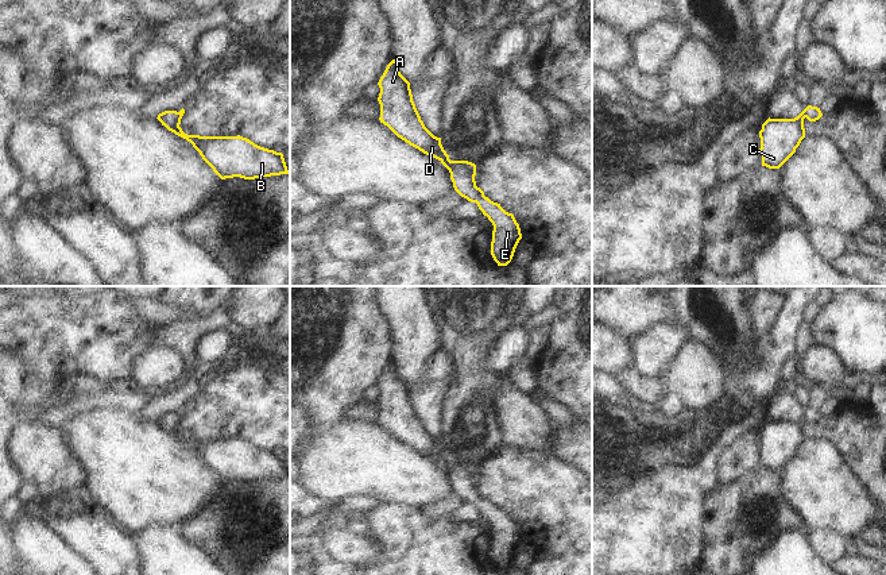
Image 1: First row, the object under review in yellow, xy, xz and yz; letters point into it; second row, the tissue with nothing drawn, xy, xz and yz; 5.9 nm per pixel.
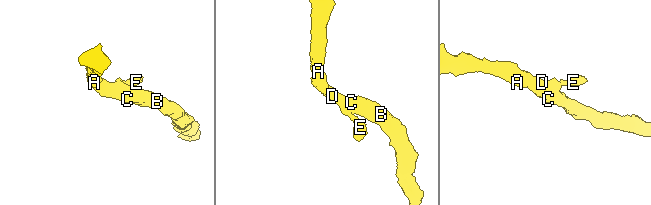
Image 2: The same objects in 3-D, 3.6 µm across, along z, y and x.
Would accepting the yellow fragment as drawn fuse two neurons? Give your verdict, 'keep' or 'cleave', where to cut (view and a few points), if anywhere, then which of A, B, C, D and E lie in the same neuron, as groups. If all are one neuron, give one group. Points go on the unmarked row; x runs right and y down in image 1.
keep; cut none; groups A B C D E

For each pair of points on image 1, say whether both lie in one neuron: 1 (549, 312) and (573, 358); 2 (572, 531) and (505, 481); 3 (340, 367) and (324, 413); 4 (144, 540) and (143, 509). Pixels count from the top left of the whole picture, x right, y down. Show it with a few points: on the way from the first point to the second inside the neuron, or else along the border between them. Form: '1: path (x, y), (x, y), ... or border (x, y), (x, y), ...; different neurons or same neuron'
1: border (554, 304), (558, 315), (548, 325); different neurons
2: path (556, 514), (521, 482); same neuron
3: path (329, 378), (329, 402); same neuron
4: border (175, 524), (149, 524), (132, 533); different neurons

